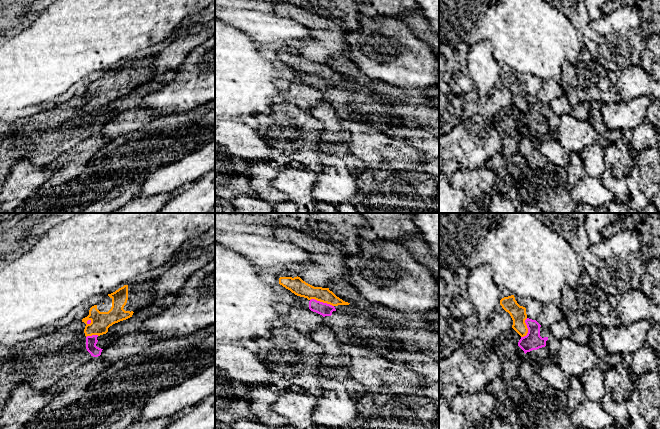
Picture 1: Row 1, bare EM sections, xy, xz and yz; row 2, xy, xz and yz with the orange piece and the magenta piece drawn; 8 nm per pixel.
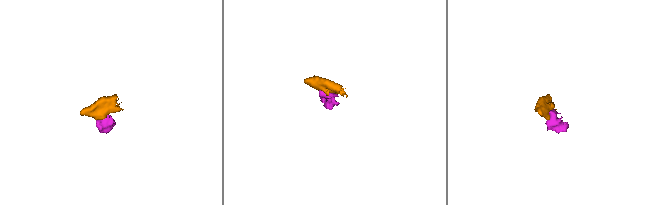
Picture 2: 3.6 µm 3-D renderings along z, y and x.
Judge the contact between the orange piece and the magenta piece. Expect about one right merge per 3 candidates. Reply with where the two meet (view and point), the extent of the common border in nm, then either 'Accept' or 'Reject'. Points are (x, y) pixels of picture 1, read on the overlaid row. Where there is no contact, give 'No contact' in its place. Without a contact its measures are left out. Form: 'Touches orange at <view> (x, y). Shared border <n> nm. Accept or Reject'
Touches orange at xz (322, 301). Shared border 200 nm. Reject

